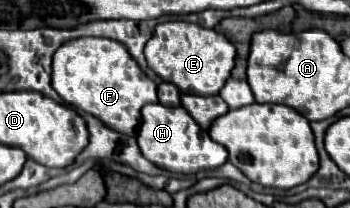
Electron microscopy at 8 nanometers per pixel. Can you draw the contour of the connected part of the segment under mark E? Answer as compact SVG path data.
M161 22L145 44L149 68L187 94L217 94L235 66L235 46L219 32L191 22Z

